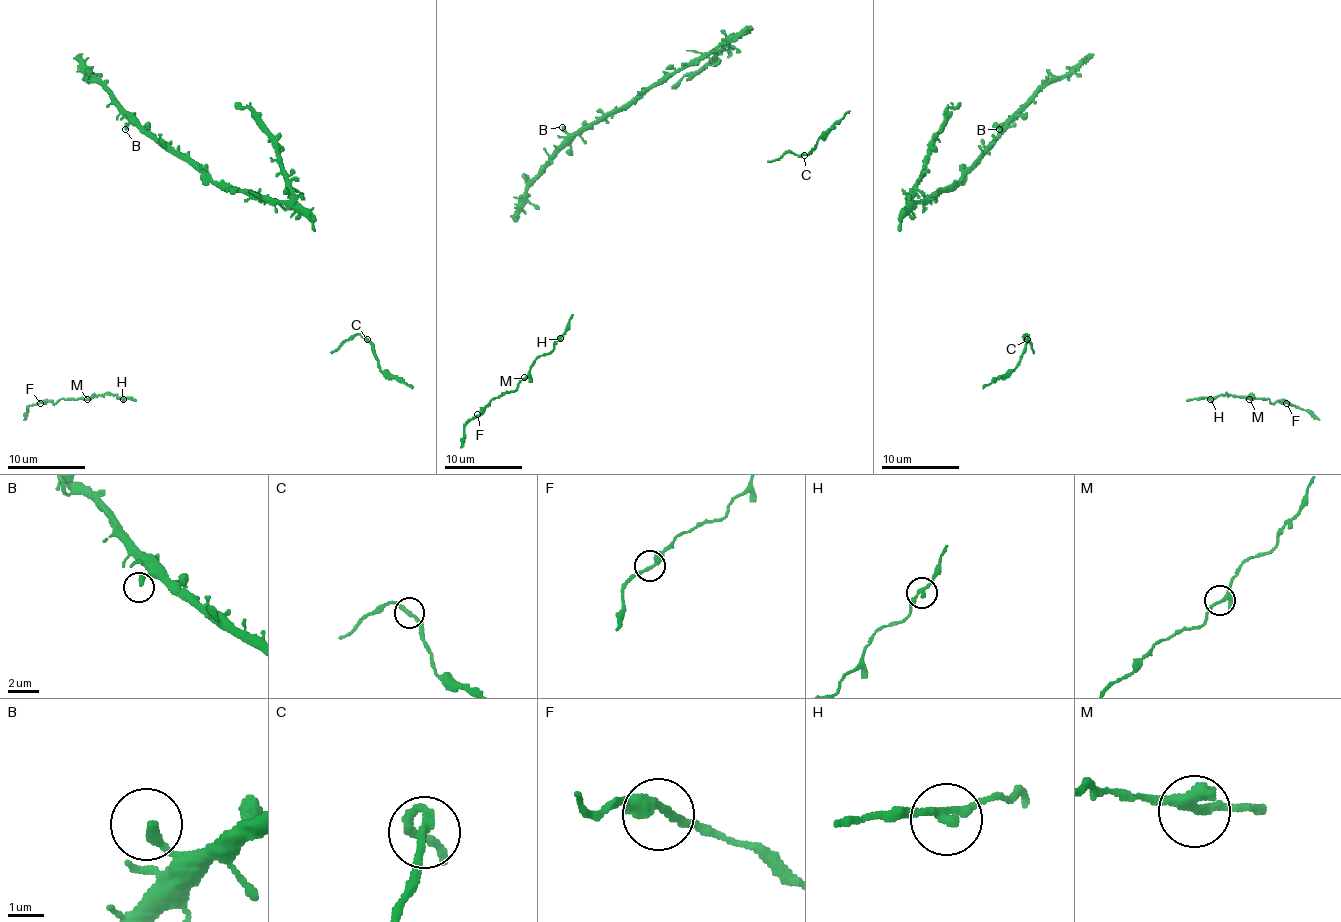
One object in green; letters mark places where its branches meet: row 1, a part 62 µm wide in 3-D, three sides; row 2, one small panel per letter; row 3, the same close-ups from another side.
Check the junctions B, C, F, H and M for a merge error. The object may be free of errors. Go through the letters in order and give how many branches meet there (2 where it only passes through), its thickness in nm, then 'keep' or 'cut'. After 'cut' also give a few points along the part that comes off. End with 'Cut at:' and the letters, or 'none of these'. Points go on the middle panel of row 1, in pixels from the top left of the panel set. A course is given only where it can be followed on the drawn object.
B: 1 | 320 nm | keep
C: 2 | 240 nm | keep
F: 2 | 280 nm | keep
H: 2 | 240 nm | keep
M: 2 | 320 nm | keep
Cut at: none of these

